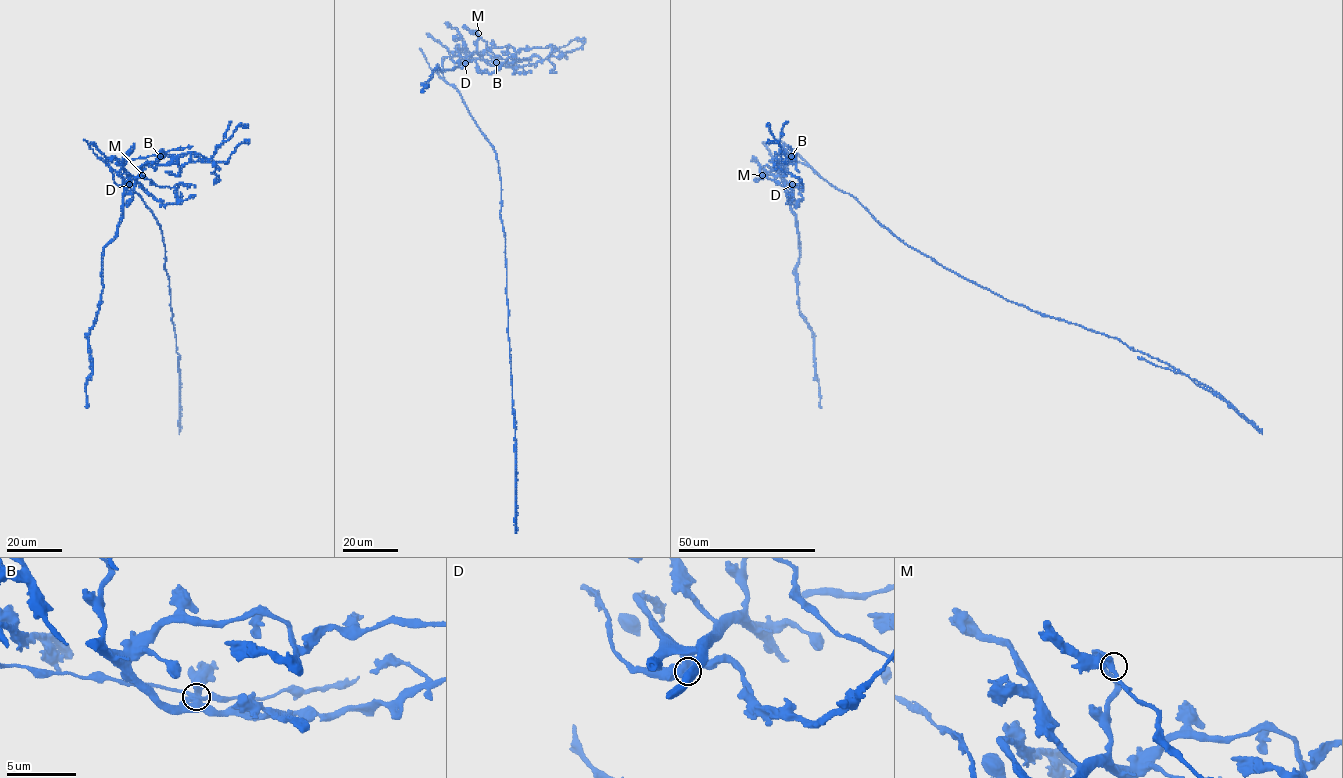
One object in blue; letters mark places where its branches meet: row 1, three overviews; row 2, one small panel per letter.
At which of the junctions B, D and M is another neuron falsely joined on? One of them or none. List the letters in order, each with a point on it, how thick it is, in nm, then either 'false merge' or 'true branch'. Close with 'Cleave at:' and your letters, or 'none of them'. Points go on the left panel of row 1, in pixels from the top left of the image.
B: place (160, 156); calibre 500 nm; false merge
D: place (129, 184); calibre 480 nm; true branch
M: place (142, 175); calibre 380 nm; true branch
Cleave at: B

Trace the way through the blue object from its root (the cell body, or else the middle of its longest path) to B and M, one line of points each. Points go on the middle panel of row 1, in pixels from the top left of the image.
B: (490, 143), (460, 94), (444, 80), (442, 61), (447, 57), (462, 57), (496, 62)
M: (490, 143), (460, 94), (442, 74), (447, 57), (494, 62), (487, 63), (477, 53), (474, 31), (478, 33)

